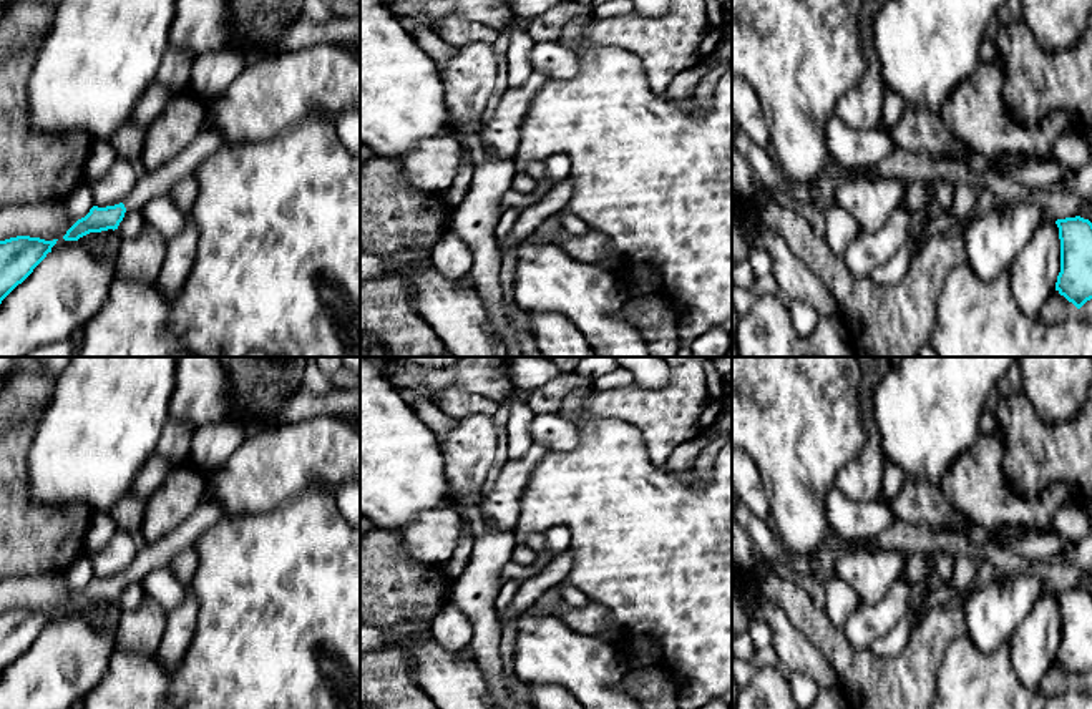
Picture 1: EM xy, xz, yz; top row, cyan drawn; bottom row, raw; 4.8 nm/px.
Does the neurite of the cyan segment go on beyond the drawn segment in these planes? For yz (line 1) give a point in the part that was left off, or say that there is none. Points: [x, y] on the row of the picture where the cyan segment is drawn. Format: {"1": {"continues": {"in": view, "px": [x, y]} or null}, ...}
{"1": {"continues": null}}

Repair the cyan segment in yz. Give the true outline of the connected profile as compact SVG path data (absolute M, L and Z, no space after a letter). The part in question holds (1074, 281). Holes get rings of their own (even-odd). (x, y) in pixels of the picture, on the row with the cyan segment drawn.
M1080 216L1055 221L1060 272L1055 291L1080 309L1092 299L1092 222Z

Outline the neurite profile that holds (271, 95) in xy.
M337 45L251 61L217 95L201 95L201 125L219 130L227 146L267 141L310 120L335 125L345 108L360 106L360 53Z

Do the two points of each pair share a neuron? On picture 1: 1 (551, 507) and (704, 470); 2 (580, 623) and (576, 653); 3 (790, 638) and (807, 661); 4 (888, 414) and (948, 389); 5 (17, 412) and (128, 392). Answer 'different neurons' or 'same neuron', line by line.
1: different neurons
2: different neurons
3: same neuron
4: same neuron
5: different neurons

